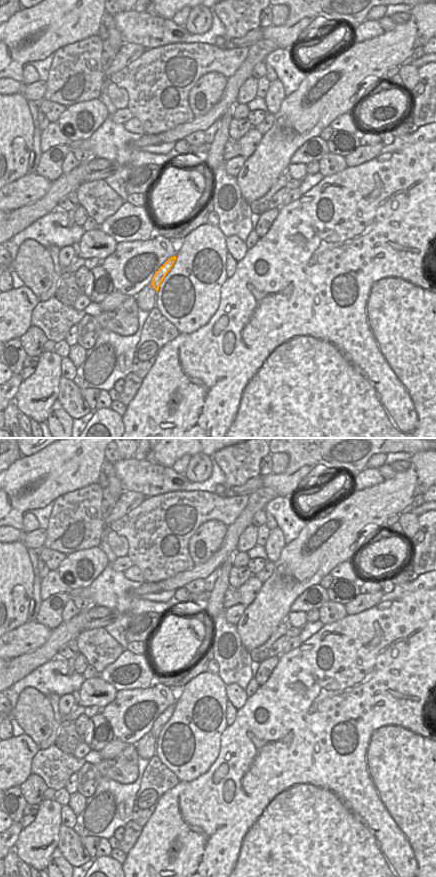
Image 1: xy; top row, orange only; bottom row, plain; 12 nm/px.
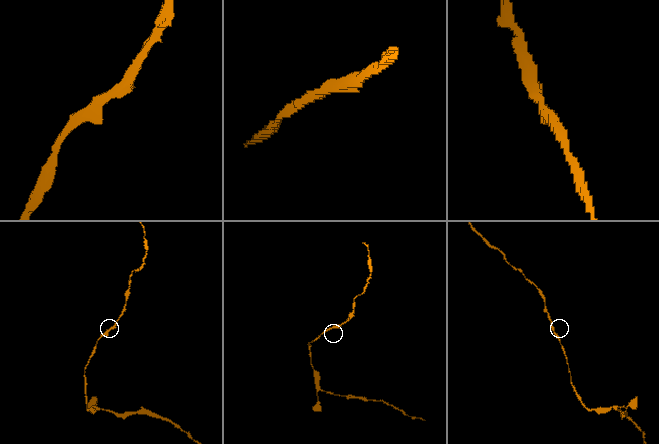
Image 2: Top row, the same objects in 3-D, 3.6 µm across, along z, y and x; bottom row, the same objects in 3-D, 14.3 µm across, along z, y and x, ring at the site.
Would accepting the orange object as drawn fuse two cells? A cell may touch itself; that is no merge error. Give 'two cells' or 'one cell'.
two cells

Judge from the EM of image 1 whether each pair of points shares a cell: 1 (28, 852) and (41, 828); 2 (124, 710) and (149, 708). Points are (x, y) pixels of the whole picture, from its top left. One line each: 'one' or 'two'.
1: one
2: one

